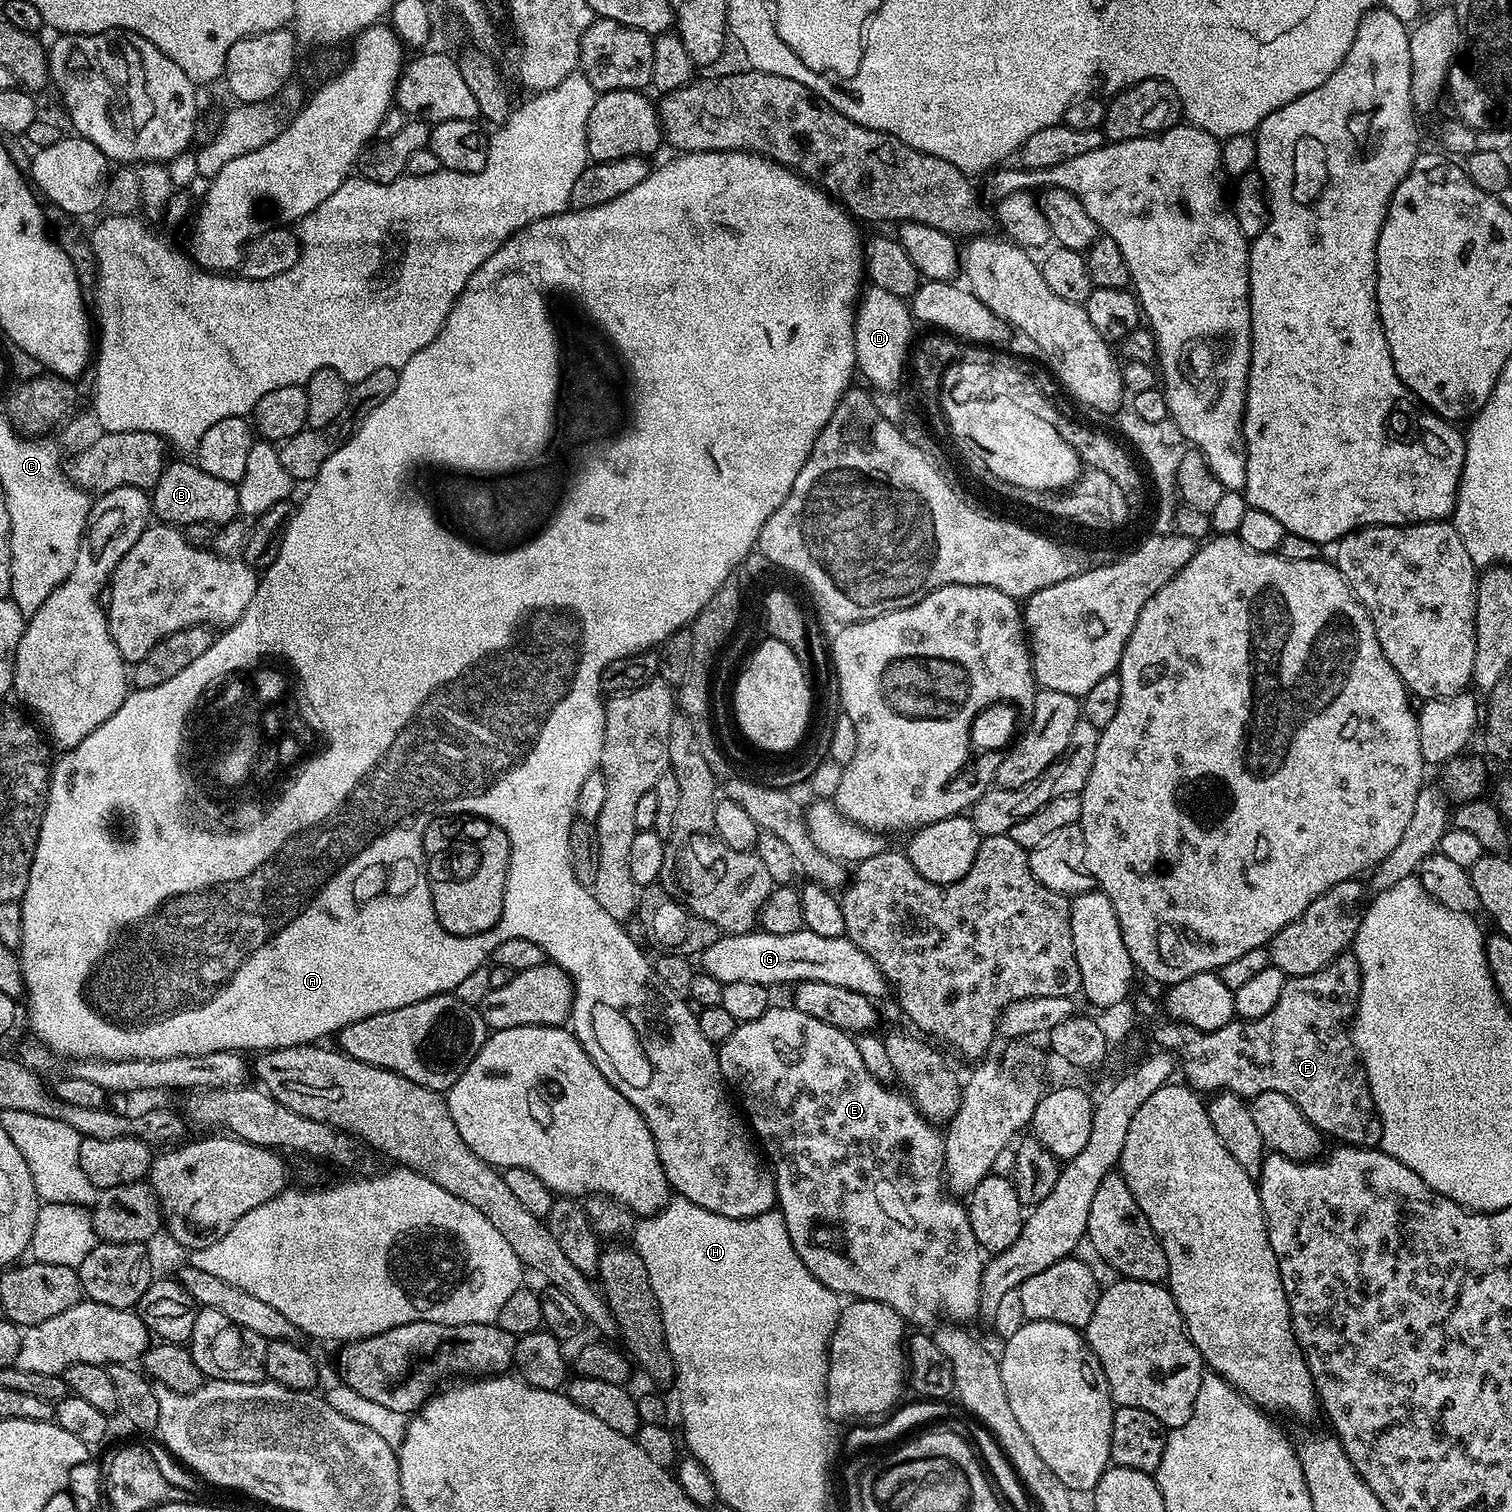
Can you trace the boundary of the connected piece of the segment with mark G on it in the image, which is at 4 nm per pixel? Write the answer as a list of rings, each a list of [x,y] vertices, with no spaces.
[[[806,927],[799,928],[794,934],[770,934],[763,930],[722,934],[716,939],[714,946],[706,946],[706,950],[699,953],[698,964],[703,971],[718,978],[722,985],[730,982],[758,982],[765,986],[795,986],[802,982],[830,982],[830,986],[846,986],[846,990],[854,990],[869,998],[877,998],[876,996],[884,996],[890,992],[889,982],[878,970],[876,963],[862,949],[854,946],[854,942],[847,936],[822,938],[822,934],[814,934]]]

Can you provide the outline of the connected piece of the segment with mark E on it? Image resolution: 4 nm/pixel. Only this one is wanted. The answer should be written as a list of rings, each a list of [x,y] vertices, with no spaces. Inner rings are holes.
[[[772,1006],[762,1014],[762,1018],[754,1018],[754,1022],[737,1023],[734,1034],[730,1034],[730,1038],[726,1038],[726,1042],[719,1045],[718,1055],[725,1085],[731,1086],[734,1092],[736,1087],[736,1092],[740,1095],[739,1107],[742,1112],[744,1107],[743,1115],[755,1139],[763,1155],[767,1159],[768,1156],[772,1159],[770,1171],[776,1182],[778,1209],[790,1234],[790,1242],[798,1258],[802,1258],[806,1270],[810,1270],[810,1274],[814,1274],[814,1278],[818,1278],[822,1286],[826,1286],[841,1297],[877,1300],[889,1304],[909,1325],[932,1323],[935,1325],[943,1312],[952,1322],[977,1319],[980,1316],[980,1279],[984,1273],[986,1260],[982,1255],[978,1238],[974,1238],[974,1230],[970,1230],[967,1207],[955,1195],[946,1191],[944,1137],[940,1132],[935,1132],[937,1129],[921,1116],[903,1091],[895,1092],[892,1086],[880,1083],[873,1074],[870,1074],[862,1062],[855,1039],[834,1026],[818,1022],[818,1018],[810,1018],[810,1014],[802,1014],[797,1008]]]

